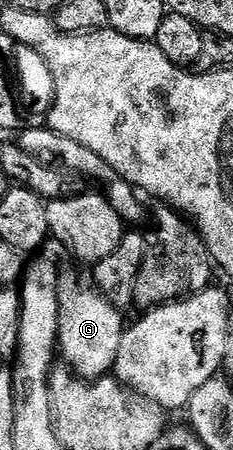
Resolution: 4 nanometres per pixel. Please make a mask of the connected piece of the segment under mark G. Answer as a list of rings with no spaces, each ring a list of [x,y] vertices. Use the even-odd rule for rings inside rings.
[[[62,268],[58,272],[57,302],[59,303],[57,344],[60,356],[61,353],[65,356],[64,364],[72,369],[76,376],[84,379],[86,382],[97,381],[100,377],[110,376],[113,373],[113,364],[117,361],[119,343],[123,339],[127,328],[127,321],[121,318],[122,310],[101,292],[92,276],[84,277],[77,269]]]

